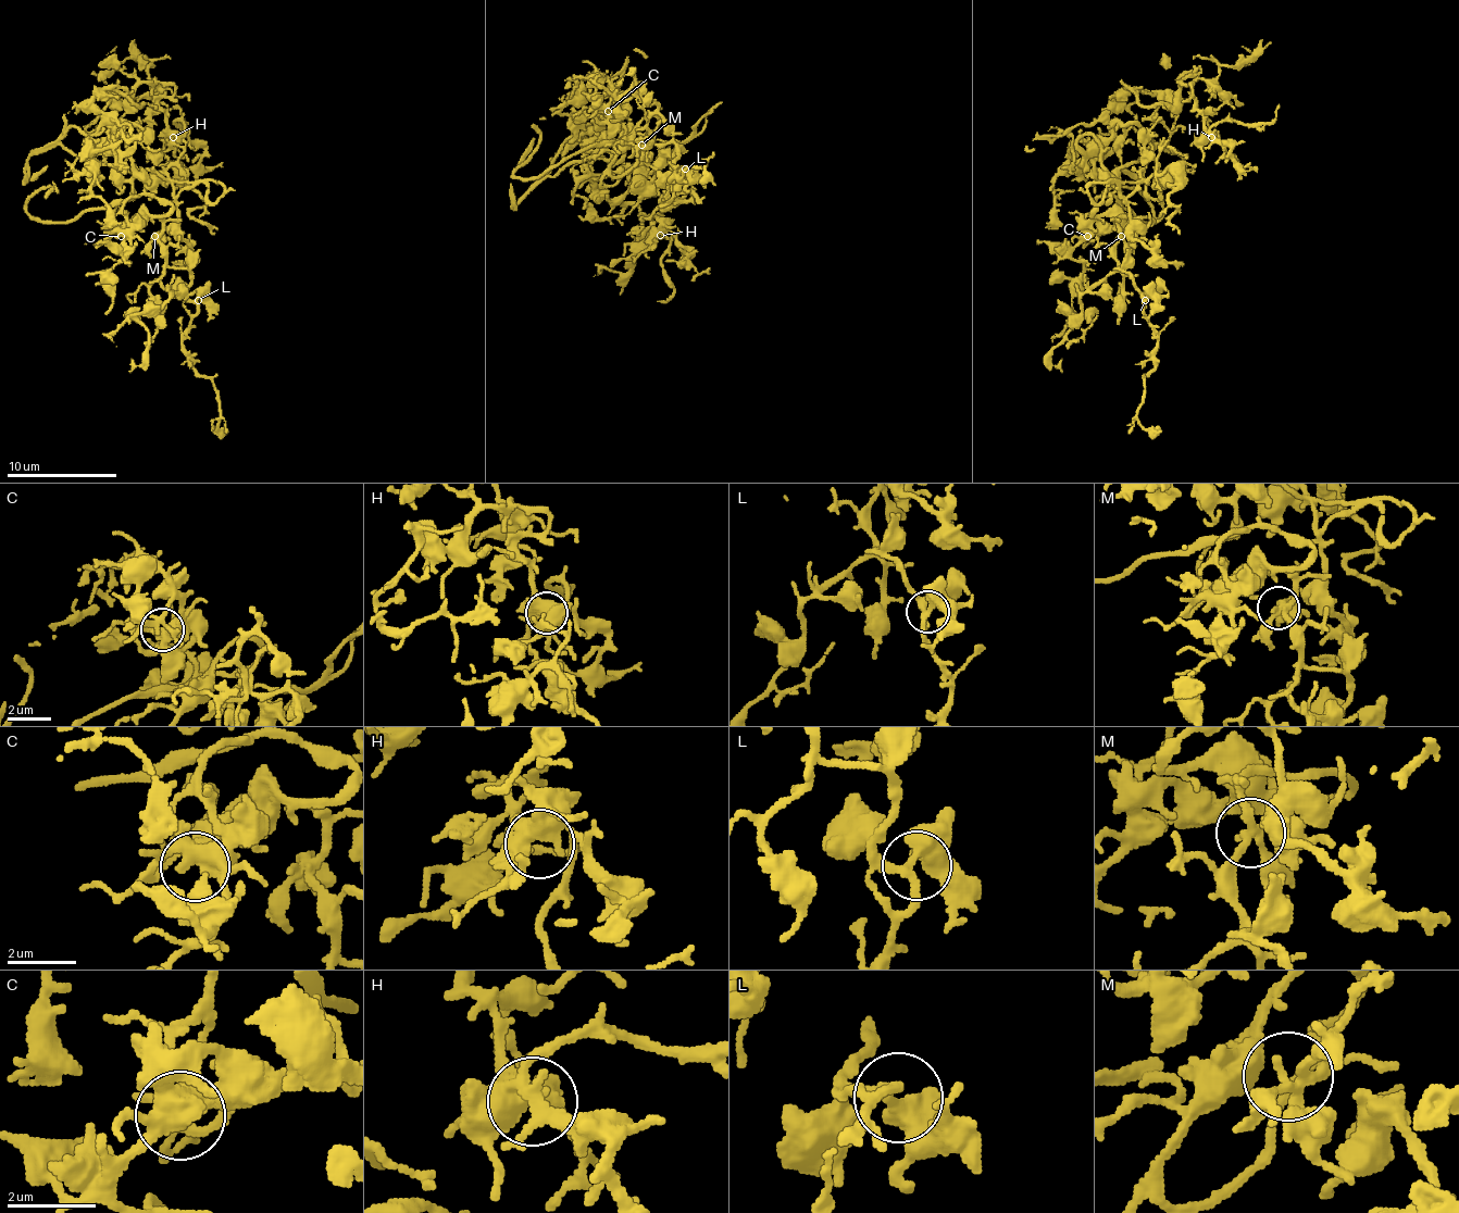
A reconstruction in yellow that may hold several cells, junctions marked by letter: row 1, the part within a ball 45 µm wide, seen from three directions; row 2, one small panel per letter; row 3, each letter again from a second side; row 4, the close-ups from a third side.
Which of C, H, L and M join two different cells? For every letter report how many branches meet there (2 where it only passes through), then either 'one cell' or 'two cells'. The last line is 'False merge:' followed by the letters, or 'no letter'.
C: 4 | one cell
H: 4 | one cell
L: 4 | one cell
M: 4 | one cell
False merge: no letter

